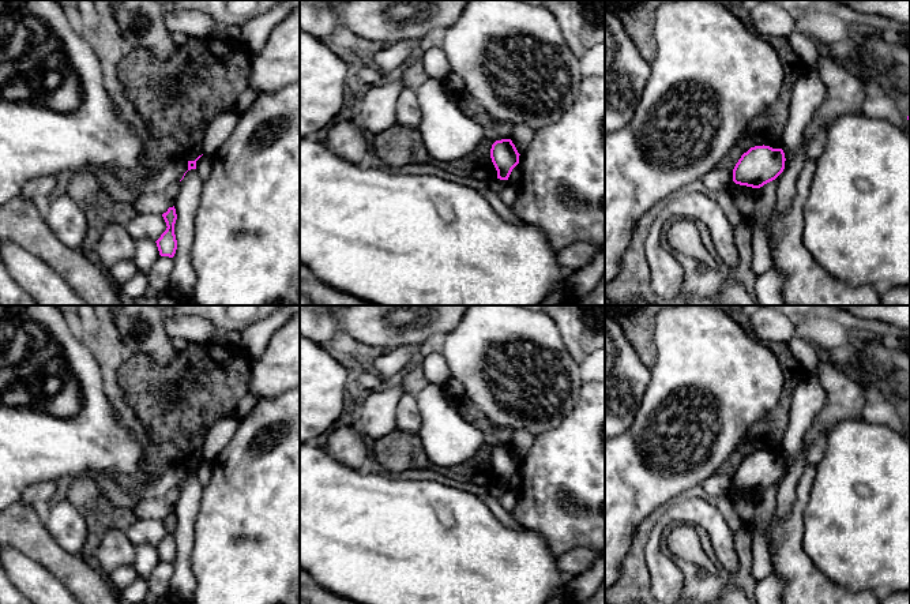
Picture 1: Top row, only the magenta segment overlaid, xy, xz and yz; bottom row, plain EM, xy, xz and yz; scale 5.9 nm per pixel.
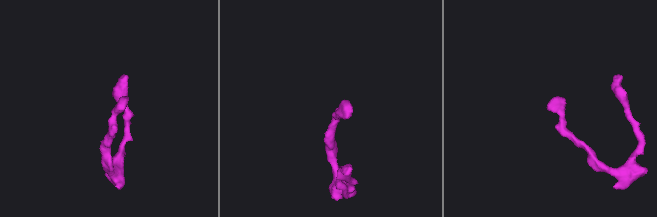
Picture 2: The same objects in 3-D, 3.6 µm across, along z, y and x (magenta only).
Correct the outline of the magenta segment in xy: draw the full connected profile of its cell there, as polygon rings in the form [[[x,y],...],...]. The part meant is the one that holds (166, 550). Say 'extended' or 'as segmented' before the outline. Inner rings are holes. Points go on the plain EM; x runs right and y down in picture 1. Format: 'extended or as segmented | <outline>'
as segmented | [[[174,511],[169,513],[168,517],[162,519],[162,522],[168,533],[155,548],[161,562],[173,563],[177,555],[177,545],[174,540],[177,519]]]

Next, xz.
as segmented | [[[511,444],[496,446],[490,454],[490,464],[497,476],[497,484],[508,485],[512,474],[519,469],[519,458]]]

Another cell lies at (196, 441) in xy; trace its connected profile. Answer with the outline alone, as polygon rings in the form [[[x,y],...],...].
[[[196,434],[191,438],[189,453],[185,459],[187,466],[195,466],[199,461],[202,461],[204,439],[206,434]]]

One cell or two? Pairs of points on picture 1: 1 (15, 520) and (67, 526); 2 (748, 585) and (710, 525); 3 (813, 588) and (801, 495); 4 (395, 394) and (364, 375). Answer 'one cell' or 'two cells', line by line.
1: two cells
2: two cells
3: one cell
4: two cells

